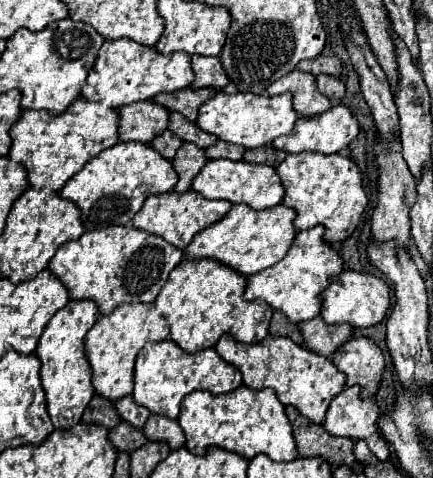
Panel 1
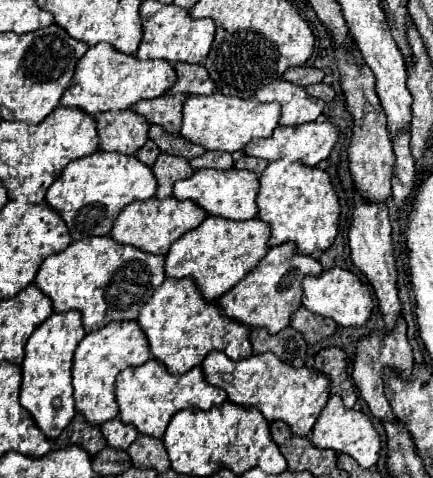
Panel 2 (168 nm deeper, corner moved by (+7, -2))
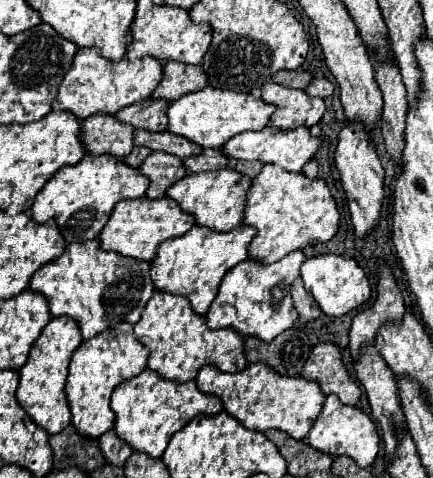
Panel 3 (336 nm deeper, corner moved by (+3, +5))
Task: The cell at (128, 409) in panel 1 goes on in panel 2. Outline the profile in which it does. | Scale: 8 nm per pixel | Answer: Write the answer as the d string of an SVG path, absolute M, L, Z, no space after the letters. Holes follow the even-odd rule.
M118 416L104 422L102 424L102 432L104 432L104 438L108 444L112 444L112 448L128 448L136 436L138 436L138 430L132 426L132 424L126 424L122 422Z

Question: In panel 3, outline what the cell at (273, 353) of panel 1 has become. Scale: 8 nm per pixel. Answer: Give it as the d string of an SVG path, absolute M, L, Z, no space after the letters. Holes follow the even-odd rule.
M264 363L246 365L246 369L236 375L220 373L218 369L212 369L212 365L206 365L204 369L200 369L196 385L202 393L220 397L224 411L238 419L246 429L256 429L262 433L268 429L278 429L298 441L306 439L326 399L316 381L308 381L302 377L282 377L268 369L268 365Z

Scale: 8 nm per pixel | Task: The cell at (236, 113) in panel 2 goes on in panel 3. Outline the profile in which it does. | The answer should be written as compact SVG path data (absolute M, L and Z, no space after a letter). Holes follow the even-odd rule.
M204 87L202 91L188 93L168 107L168 131L188 141L204 147L204 149L220 149L228 137L234 137L244 131L260 131L268 125L272 115L272 105L264 105L262 99L252 97L250 93L232 93L214 87Z

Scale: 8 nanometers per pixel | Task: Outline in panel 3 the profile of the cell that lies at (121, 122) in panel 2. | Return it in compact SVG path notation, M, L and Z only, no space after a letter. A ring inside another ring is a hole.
M114 115L88 117L80 125L80 141L90 155L112 155L114 159L124 159L134 143L134 129L120 125Z

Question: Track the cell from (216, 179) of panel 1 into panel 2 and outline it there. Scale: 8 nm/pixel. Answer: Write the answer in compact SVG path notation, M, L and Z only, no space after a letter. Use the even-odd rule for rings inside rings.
M204 168L204 170L196 170L192 178L180 180L176 182L174 188L174 196L178 200L194 200L200 206L206 208L208 214L214 216L224 216L224 218L232 218L232 220L248 220L248 218L256 218L258 216L258 174L250 172L250 170L212 170L212 168Z

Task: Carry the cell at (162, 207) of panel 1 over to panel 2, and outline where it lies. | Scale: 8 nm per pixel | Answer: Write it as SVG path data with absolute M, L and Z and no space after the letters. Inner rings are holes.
M174 196L158 200L148 198L148 200L134 200L132 204L128 204L120 216L114 222L114 228L110 232L110 236L120 242L120 244L132 244L144 252L152 252L152 254L168 254L170 246L188 230L200 226L206 220L206 210L202 206L198 206L194 200L178 200Z

